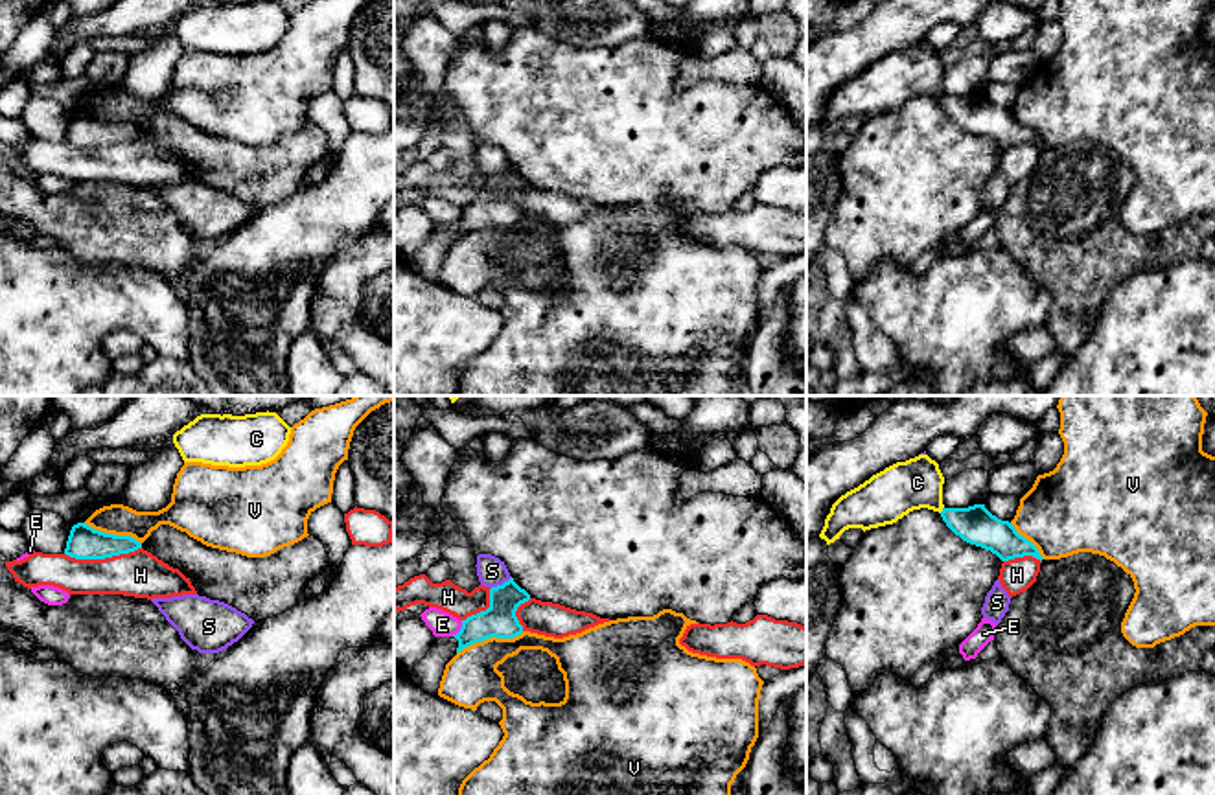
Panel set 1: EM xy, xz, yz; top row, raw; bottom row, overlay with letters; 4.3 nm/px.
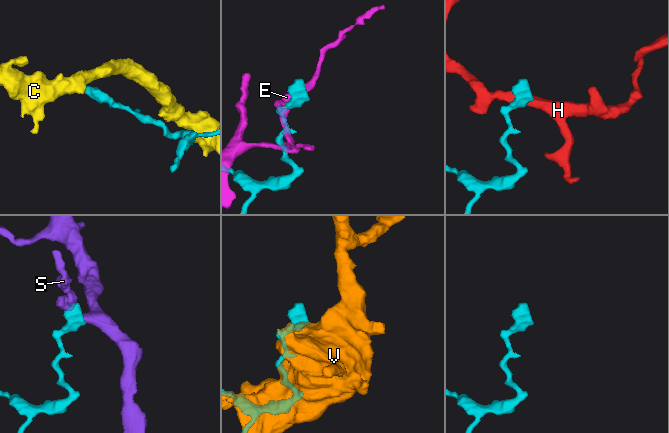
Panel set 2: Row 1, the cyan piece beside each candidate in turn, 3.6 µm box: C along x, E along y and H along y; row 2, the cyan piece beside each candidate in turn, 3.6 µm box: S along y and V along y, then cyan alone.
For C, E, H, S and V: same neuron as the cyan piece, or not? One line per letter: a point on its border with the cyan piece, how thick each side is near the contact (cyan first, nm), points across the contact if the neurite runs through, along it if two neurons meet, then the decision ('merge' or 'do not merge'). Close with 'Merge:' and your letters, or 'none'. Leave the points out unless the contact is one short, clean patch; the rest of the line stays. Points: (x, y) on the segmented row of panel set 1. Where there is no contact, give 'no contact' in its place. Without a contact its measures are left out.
C: meets cyan in yz at (943, 510); 170 nm thick on the cyan side, 220 nm on the other; runs through yz (976, 525), (960, 521), (943, 510), (917, 483); merge
E: meets cyan in xz at (461, 630); 150 nm thick on the cyan side, 110 nm on the other; border along xz (462, 621), (462, 626), (451, 635); do not merge
H: meets cyan in xy at (102, 558); 140 nm thick on the cyan side, 200 nm on the other; border along xy (140, 547), (104, 558), (70, 558), (65, 554); do not merge
S: meets cyan in xz at (499, 586); 150 nm thick on the cyan side, 120 nm on the other; border along xz (510, 576), (490, 589); do not merge
V: meets cyan in xz at (490, 637); 150 nm thick on the cyan side, 240 nm on the other; do not merge
Merge: C

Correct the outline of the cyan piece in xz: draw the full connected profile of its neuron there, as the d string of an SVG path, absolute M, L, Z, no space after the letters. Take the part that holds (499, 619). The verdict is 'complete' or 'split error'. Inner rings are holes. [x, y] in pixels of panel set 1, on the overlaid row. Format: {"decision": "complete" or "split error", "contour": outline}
{"decision": "complete", "contour": "M514 578L503 585L492 587L490 607L462 620L460 631L453 635L458 640L457 653L492 637L514 639L521 635L523 626L519 624L515 611L528 600L530 594L521 589Z"}

